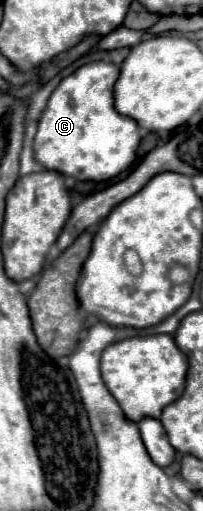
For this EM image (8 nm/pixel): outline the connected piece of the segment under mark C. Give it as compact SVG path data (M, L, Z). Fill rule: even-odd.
M89 62L63 78L51 94L43 116L39 118L33 142L35 158L47 168L77 180L111 180L127 170L137 158L139 124L121 116L113 106L113 86L119 78L119 66L113 62Z

